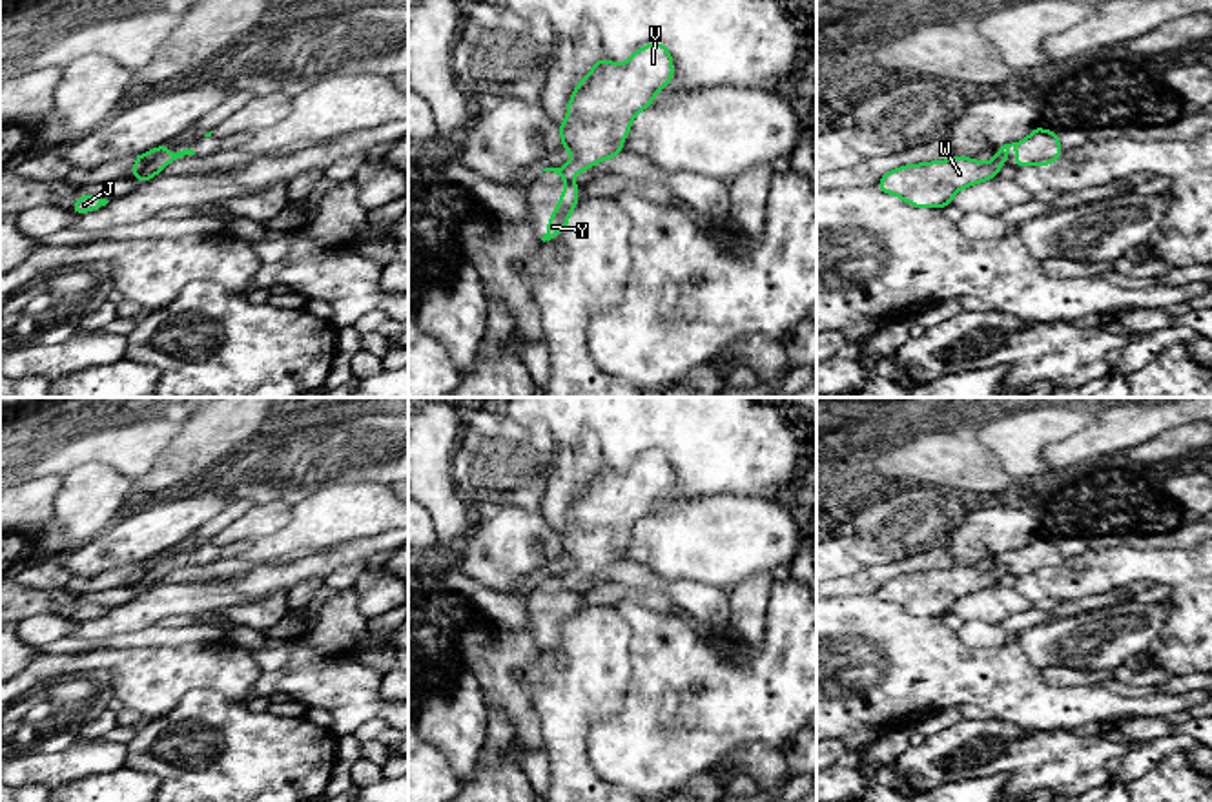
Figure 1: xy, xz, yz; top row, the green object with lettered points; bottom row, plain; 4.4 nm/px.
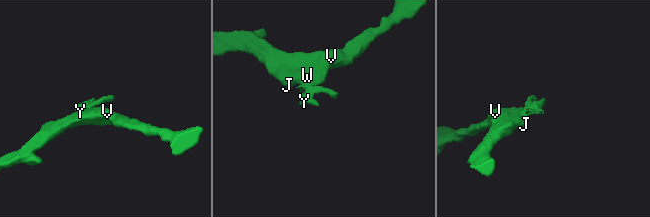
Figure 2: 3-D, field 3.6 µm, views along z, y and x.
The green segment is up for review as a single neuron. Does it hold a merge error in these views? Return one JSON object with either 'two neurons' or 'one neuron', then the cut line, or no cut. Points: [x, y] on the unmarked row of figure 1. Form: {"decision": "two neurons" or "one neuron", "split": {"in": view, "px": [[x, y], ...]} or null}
{"decision": "two neurons", "split": {"in": "xy", "px": [[161, 562], [139, 584]]}}

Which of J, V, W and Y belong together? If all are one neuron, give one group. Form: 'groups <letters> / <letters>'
groups J V W / Y

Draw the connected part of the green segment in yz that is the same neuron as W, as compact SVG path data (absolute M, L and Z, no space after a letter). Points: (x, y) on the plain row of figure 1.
M970 565L908 572L888 580L877 592L915 616L944 616L959 598L999 585L1001 569L979 571Z

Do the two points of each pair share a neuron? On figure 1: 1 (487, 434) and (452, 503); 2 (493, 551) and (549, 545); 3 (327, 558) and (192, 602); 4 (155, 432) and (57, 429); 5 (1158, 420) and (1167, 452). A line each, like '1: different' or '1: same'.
1: different
2: same
3: same
4: same
5: different

